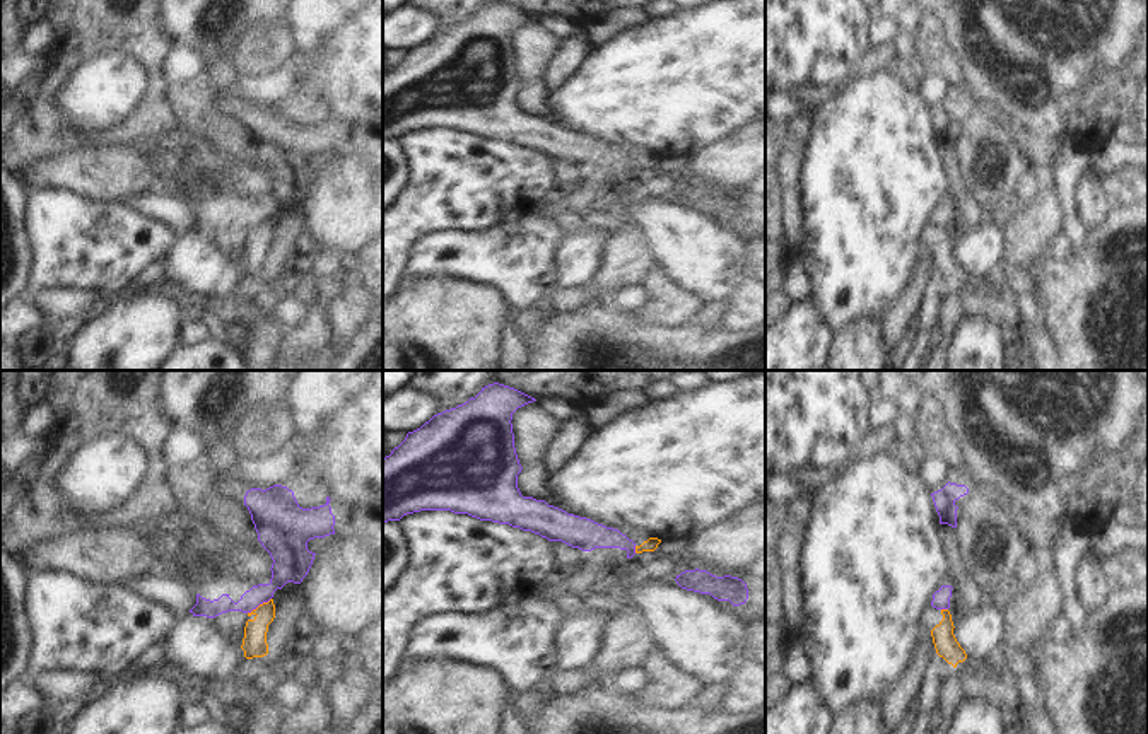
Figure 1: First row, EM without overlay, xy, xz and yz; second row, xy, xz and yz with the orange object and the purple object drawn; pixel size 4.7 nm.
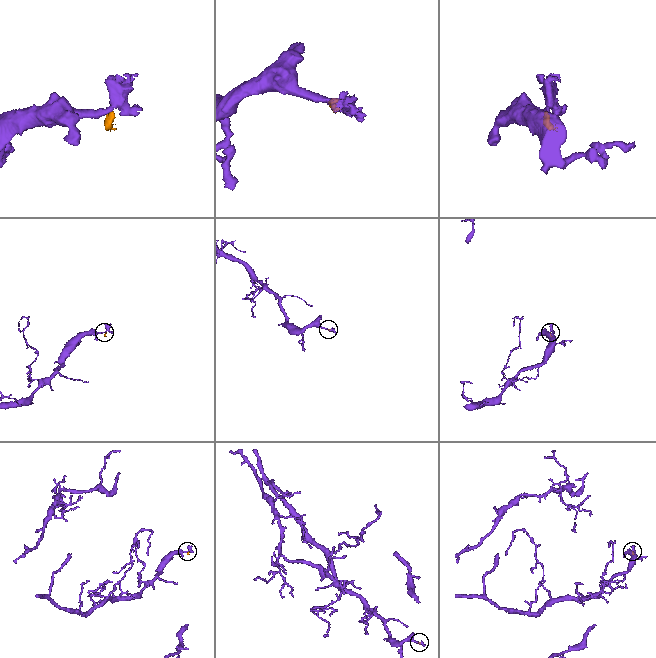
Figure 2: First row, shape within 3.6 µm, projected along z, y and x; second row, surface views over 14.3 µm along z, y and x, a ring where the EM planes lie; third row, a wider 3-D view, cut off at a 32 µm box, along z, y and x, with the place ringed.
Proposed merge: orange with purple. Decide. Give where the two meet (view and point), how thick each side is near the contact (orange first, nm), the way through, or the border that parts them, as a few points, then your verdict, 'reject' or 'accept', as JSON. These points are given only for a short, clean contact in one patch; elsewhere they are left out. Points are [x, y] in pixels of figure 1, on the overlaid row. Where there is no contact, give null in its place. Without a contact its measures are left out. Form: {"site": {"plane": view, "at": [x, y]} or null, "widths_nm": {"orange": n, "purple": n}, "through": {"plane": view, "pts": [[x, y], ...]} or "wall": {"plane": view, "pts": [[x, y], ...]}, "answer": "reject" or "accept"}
{"site": {"plane": "xy", "at": [260, 605]}, "widths_nm": {"orange": 110, "purple": 180}, "wall": {"plane": "xy", "pts": [[270, 598], [248, 613]]}, "answer": "reject"}

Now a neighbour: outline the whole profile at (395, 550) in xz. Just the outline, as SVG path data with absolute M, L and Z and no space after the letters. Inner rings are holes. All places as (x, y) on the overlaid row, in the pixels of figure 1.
M396 521L383 524L383 596L391 589L405 568L408 546Z

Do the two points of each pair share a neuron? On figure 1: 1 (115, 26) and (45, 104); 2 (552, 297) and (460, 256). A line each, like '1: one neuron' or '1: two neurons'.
1: one neuron
2: two neurons

